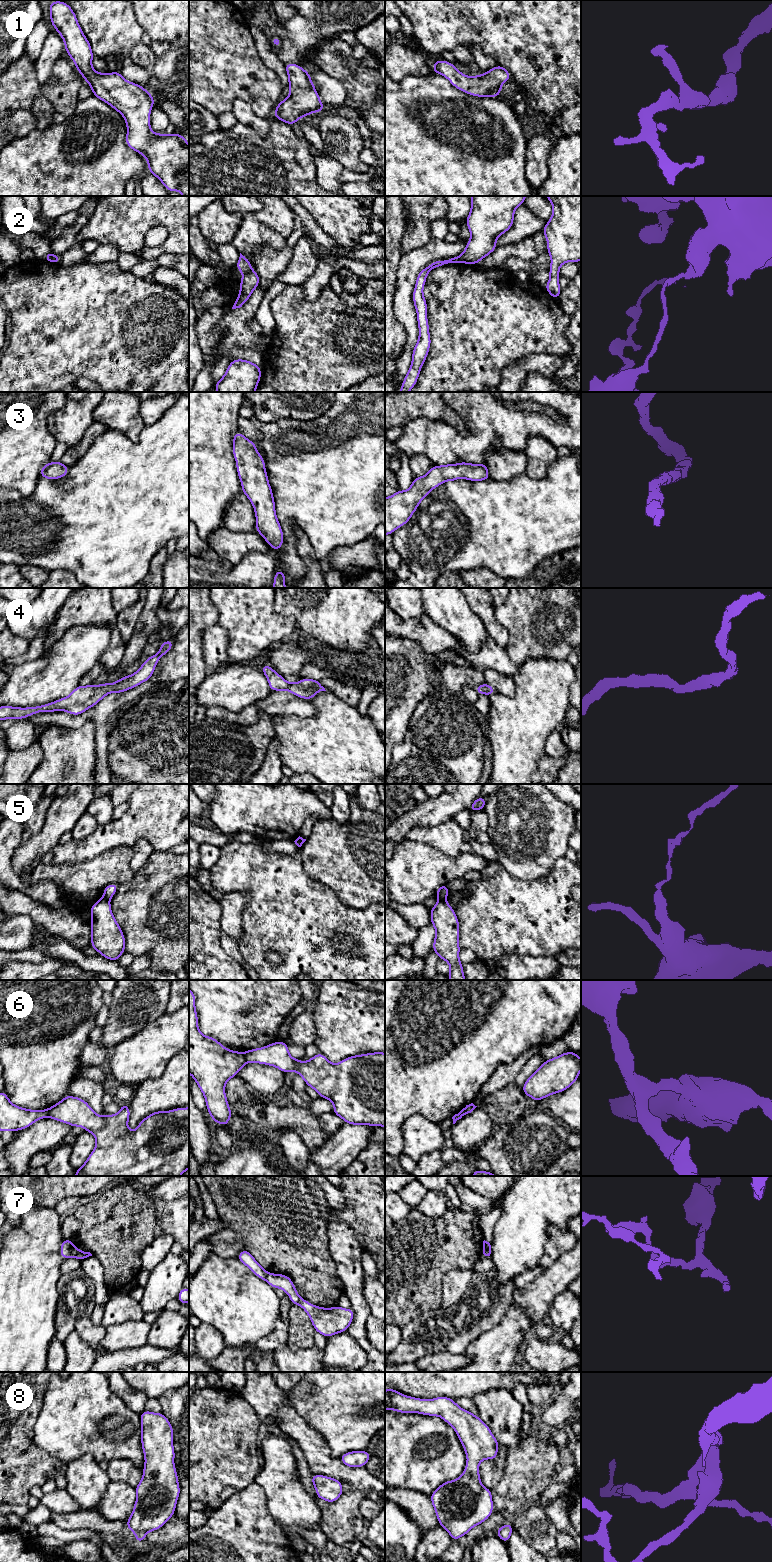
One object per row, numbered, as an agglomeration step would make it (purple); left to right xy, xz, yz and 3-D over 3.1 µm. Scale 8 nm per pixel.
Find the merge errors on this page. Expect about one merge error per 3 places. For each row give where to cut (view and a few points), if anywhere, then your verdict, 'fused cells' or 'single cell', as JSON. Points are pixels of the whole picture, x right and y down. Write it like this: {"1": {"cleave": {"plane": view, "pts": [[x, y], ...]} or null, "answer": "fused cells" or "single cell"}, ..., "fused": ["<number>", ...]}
{"1": {"cleave": null, "answer": "single cell"}, "2": {"cleave": {"plane": "xz", "pts": [[252, 270], [244, 275]]}, "answer": "fused cells"}, "3": {"cleave": null, "answer": "single cell"}, "4": {"cleave": null, "answer": "single cell"}, "5": {"cleave": {"plane": "xy", "pts": [[103, 897], [108, 900]]}, "answer": "fused cells"}, "6": {"cleave": {"plane": "xz", "pts": [[243, 1053], [247, 1061]]}, "answer": "fused cells"}, "7": {"cleave": {"plane": "xy", "pts": [[73, 1246], [70, 1256]]}, "answer": "fused cells"}, "8": {"cleave": null, "answer": "single cell"}, "fused": ["2", "5", "6", "7"]}

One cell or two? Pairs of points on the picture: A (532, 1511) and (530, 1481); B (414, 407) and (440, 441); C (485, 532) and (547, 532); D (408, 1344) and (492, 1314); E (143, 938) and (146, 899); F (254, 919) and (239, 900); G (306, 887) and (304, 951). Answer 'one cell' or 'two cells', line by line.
A: two cells
B: two cells
C: one cell
D: one cell
E: one cell
F: two cells
G: one cell

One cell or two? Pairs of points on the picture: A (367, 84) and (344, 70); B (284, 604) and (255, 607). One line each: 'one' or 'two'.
A: one
B: two

